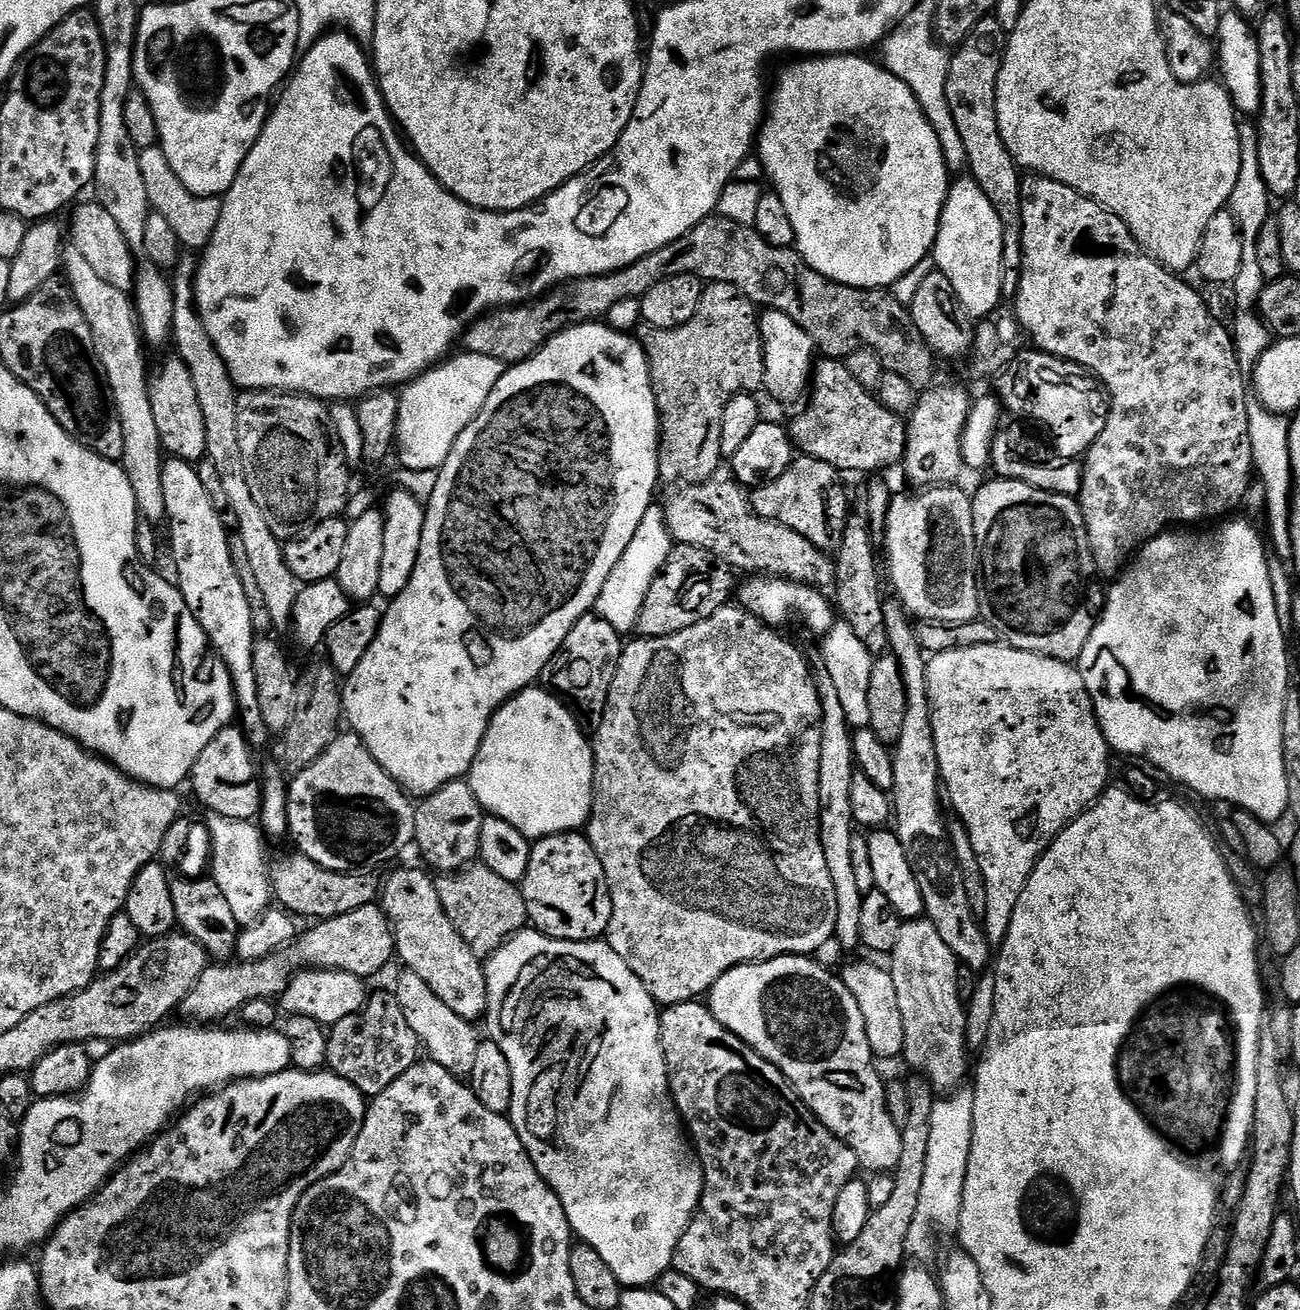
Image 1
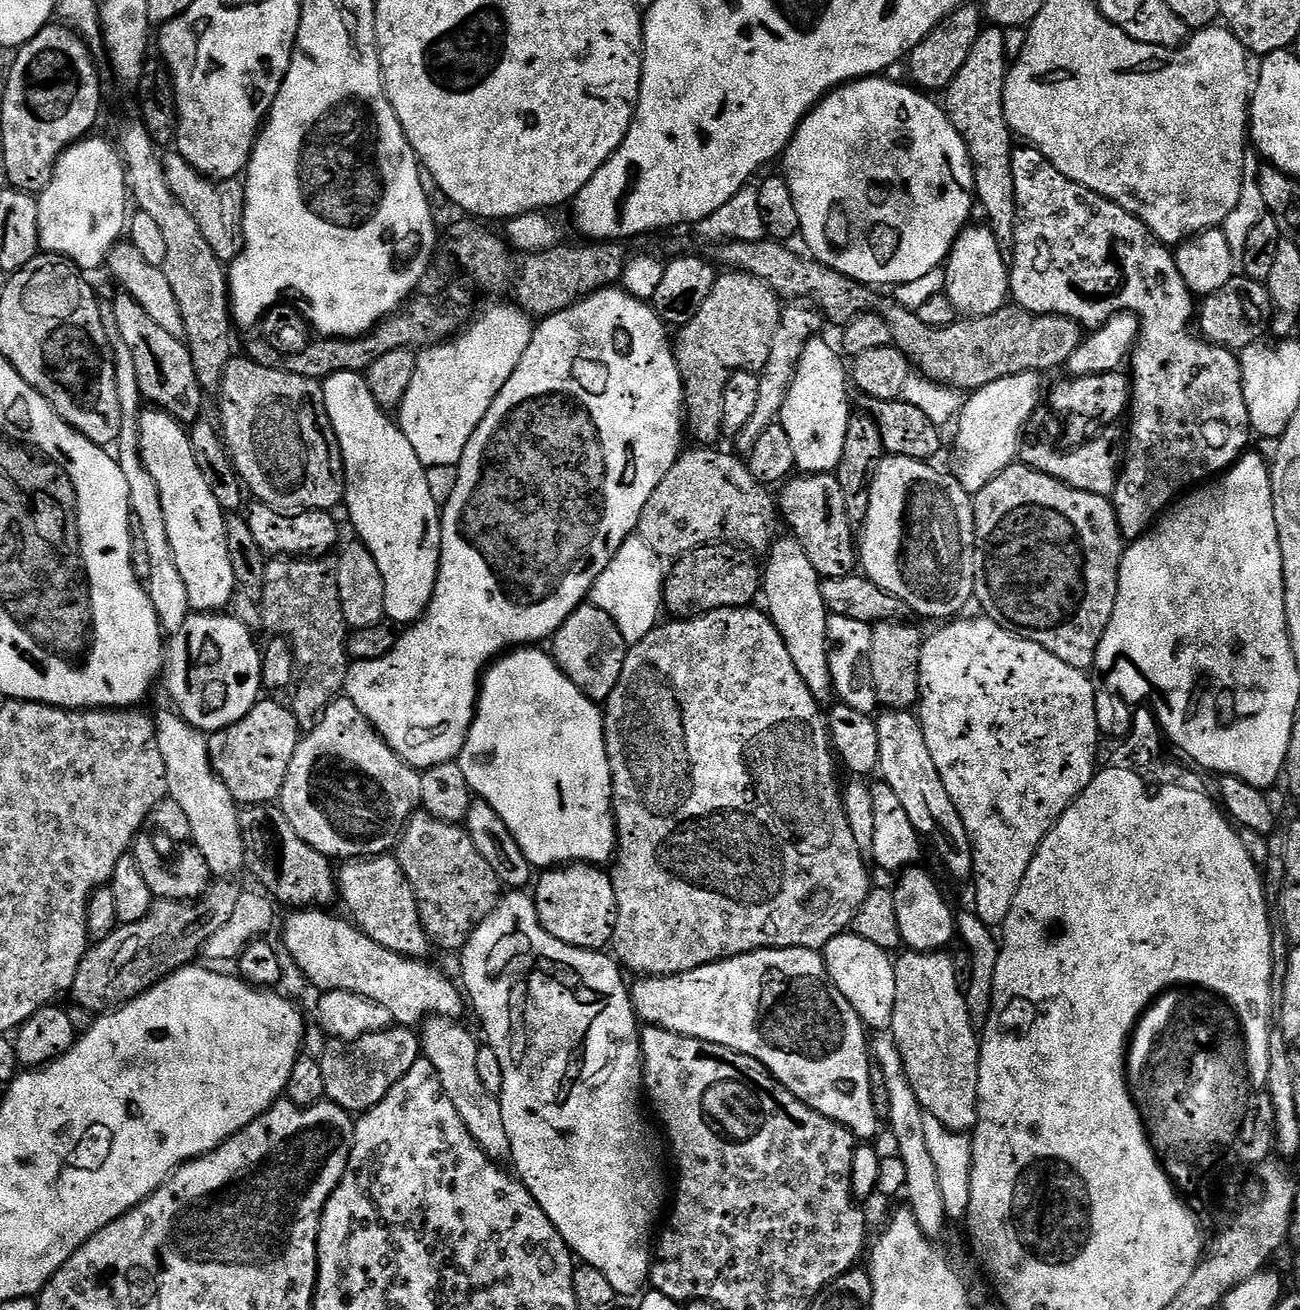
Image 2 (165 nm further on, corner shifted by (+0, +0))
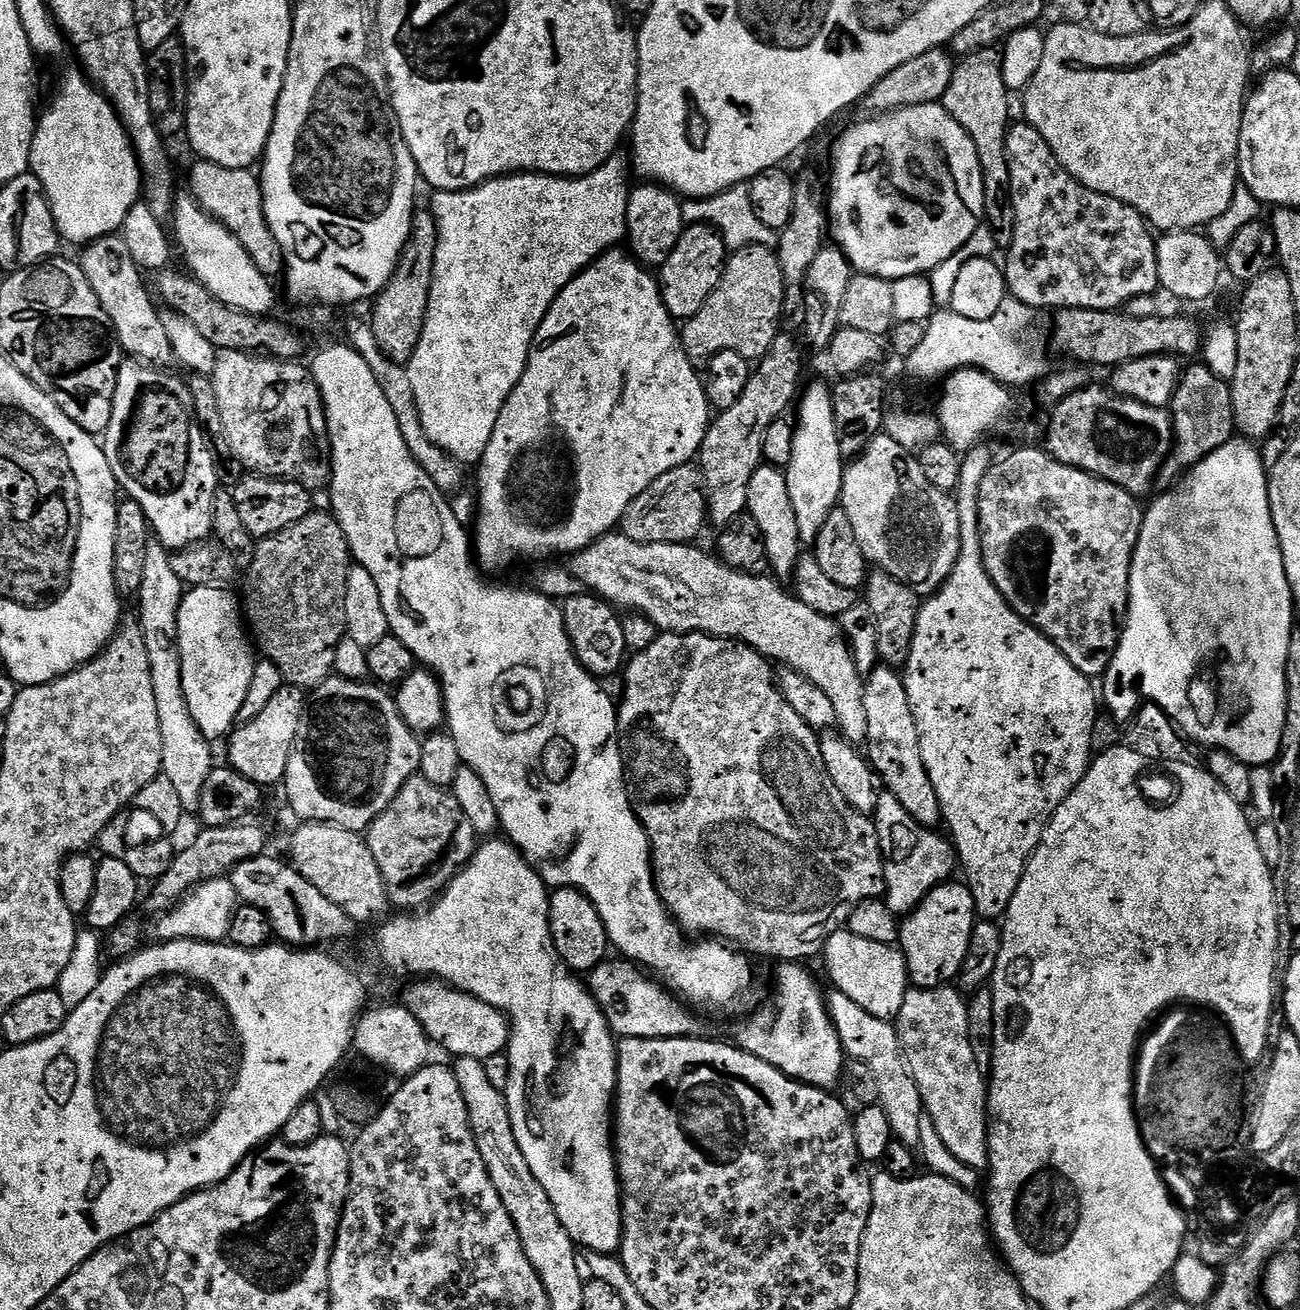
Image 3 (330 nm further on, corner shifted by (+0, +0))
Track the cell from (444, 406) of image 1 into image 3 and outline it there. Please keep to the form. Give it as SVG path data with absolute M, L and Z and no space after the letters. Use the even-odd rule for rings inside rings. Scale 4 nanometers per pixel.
M623 155L610 157L605 164L598 166L585 176L569 178L566 176L547 176L541 172L513 172L510 176L498 176L488 180L476 188L467 188L461 192L433 191L430 211L436 220L438 242L434 254L434 274L430 286L430 298L426 310L426 322L422 330L422 338L418 338L418 346L406 365L410 374L410 386L414 389L414 402L418 402L418 418L422 418L422 430L426 430L426 438L434 442L434 446L448 452L459 464L465 466L479 465L482 454L486 454L486 446L490 442L490 434L494 434L494 422L498 422L498 414L502 414L502 406L506 398L518 386L522 374L526 370L528 355L532 349L532 340L536 336L538 326L546 318L556 295L571 282L574 277L590 267L603 252L611 252L625 243L628 227L626 226L626 210L630 183L630 164Z

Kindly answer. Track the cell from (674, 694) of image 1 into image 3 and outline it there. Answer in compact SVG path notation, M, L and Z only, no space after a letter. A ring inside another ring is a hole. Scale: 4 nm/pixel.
M664 632L634 656L622 672L624 697L619 697L616 718L620 753L624 759L628 797L638 822L648 835L656 889L668 913L685 933L702 932L698 934L719 938L748 954L757 952L760 956L769 956L772 962L804 962L807 956L819 957L824 944L847 925L851 912L860 902L885 895L884 855L880 853L875 823L865 813L855 812L842 790L834 786L834 778L830 778L822 758L817 729L811 728L802 714L784 700L767 656L754 651L749 644L707 636L705 632Z

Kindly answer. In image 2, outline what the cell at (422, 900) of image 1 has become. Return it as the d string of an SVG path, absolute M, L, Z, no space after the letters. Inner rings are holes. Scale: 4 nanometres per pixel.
M385 854L341 863L338 868L338 896L342 904L344 900L348 907L347 915L356 927L378 942L378 946L386 946L386 950L413 958L429 955L430 941L420 921L414 890L406 874L402 874L402 866L395 855Z

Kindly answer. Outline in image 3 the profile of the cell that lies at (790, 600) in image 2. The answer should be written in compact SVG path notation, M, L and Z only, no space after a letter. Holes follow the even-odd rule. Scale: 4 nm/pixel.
M764 462L758 470L754 470L754 478L750 478L746 512L754 518L754 522L758 522L758 530L762 530L762 542L766 542L769 569L777 577L791 577L798 558L802 555L802 545L794 505L790 503L790 486L786 486L785 469L775 468L774 465Z

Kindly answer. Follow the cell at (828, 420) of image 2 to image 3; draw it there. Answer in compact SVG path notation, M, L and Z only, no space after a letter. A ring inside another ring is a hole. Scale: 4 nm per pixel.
M812 384L803 389L798 400L800 417L795 417L794 454L786 469L786 486L790 486L790 503L794 505L794 515L798 522L798 534L801 545L815 545L818 534L822 534L822 526L826 526L826 518L837 511L840 504L840 491L844 485L844 469L846 458L838 446L838 430L834 426L834 406L832 405L832 388L824 384Z

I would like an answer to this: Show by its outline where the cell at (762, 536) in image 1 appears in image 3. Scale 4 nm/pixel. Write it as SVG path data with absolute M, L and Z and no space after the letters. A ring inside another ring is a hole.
M695 463L683 464L658 478L626 510L623 535L639 544L692 544L708 520L706 493Z

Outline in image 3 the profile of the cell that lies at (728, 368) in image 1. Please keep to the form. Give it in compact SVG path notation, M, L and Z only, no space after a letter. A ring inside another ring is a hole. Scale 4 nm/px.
M750 245L733 251L724 263L724 273L714 294L706 298L706 306L694 318L683 321L682 339L688 359L704 366L714 354L734 350L734 354L742 354L749 362L759 361L781 335L780 319L786 316L785 291L780 257L773 249Z

